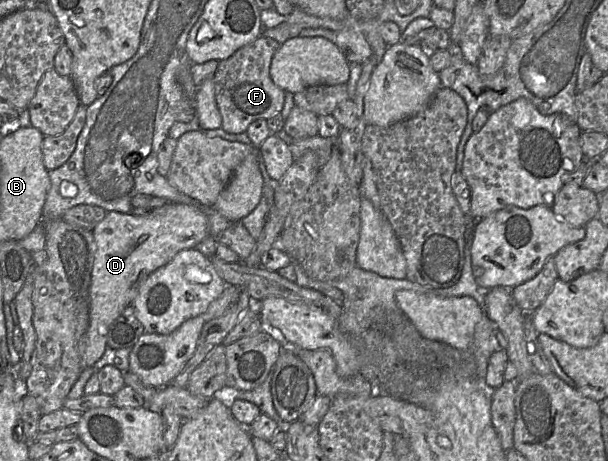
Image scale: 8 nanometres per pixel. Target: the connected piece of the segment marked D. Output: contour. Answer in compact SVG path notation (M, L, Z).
M167 203L166 205L160 207L159 209L153 210L147 215L135 216L131 213L120 213L120 212L107 212L105 217L92 229L94 236L94 241L96 243L96 252L92 270L92 280L89 290L89 326L86 333L82 336L79 341L78 351L81 357L81 367L85 370L87 368L93 367L95 363L100 360L103 356L105 350L107 349L107 335L112 322L123 312L123 310L133 304L133 301L137 297L140 288L146 278L156 271L157 269L170 263L175 255L181 250L194 249L196 246L204 240L209 235L209 225L204 213L195 206L181 204L181 203Z

